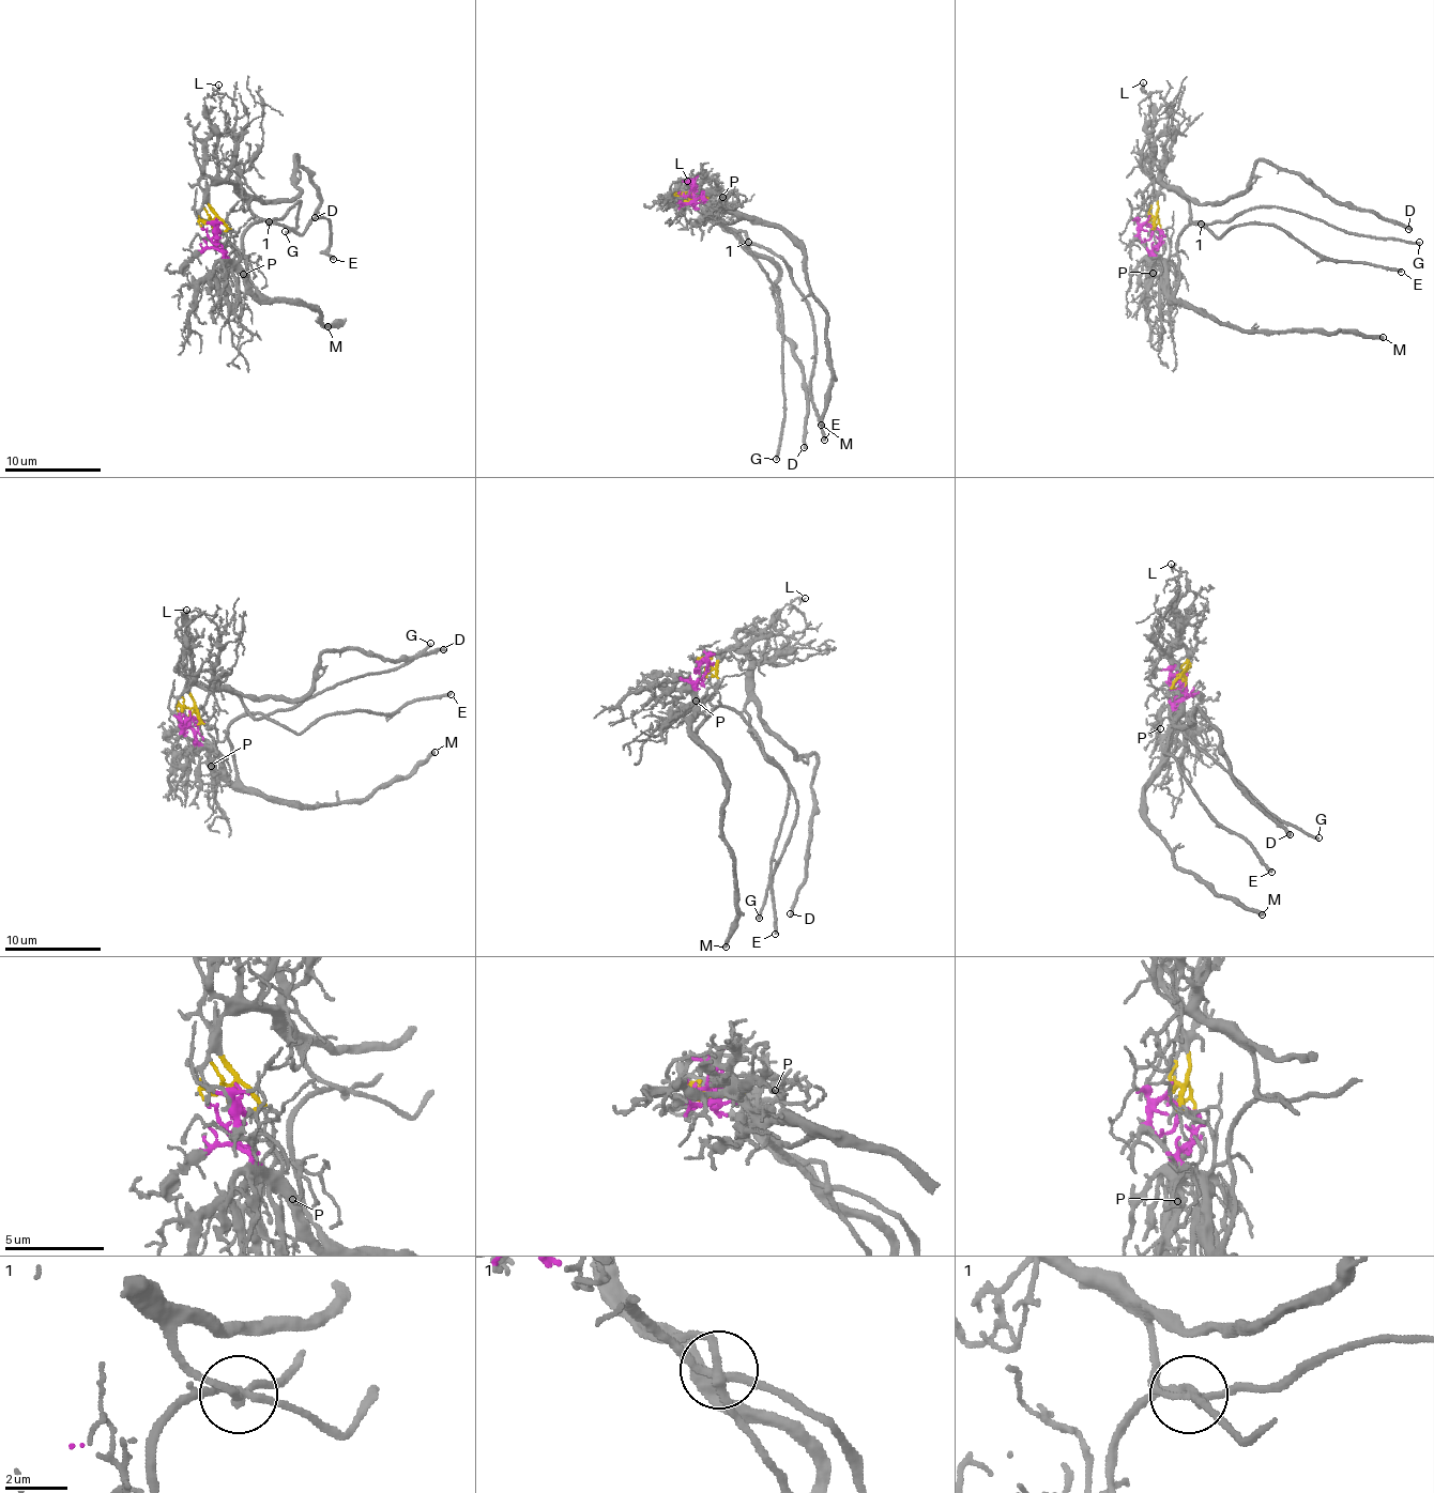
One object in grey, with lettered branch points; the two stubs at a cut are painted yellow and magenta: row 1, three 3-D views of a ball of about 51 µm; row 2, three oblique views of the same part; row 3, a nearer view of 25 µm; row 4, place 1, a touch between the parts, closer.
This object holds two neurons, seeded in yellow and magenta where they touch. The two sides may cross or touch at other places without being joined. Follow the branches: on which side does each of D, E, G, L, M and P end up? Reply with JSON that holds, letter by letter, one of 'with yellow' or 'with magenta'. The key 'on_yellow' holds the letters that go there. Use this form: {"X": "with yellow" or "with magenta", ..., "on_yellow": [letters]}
{"D": "with yellow", "E": "with magenta", "G": "with yellow", "L": "with yellow", "M": "with magenta", "P": "with magenta", "on_yellow": ["D", "G", "L"]}

